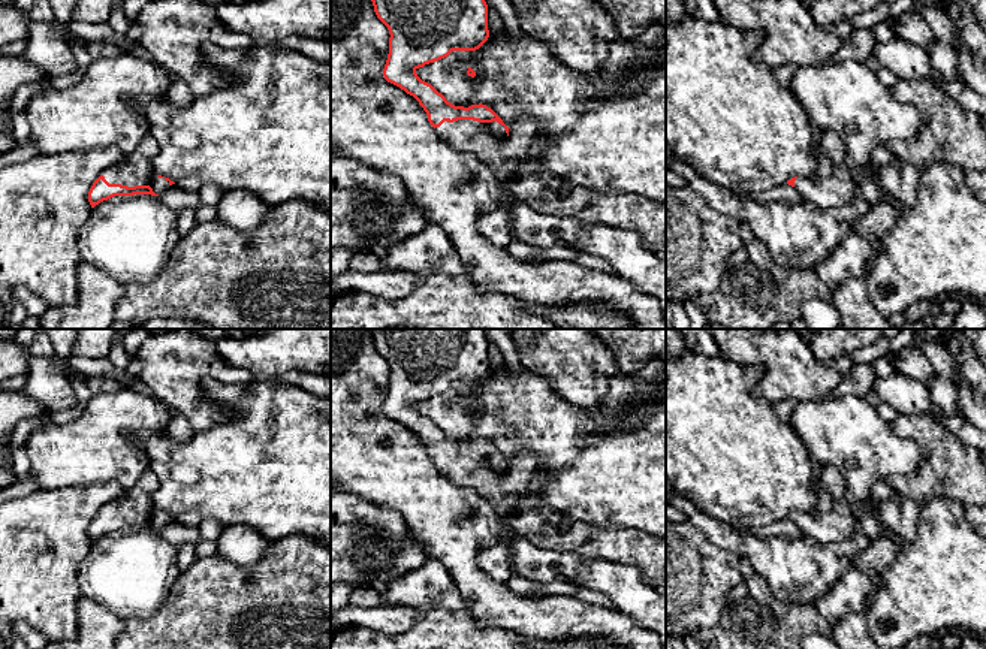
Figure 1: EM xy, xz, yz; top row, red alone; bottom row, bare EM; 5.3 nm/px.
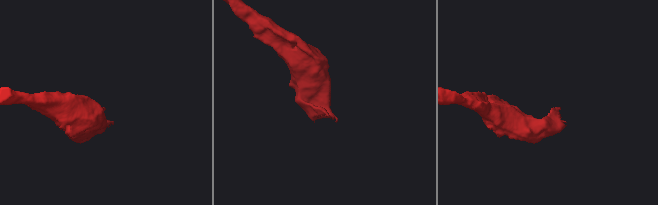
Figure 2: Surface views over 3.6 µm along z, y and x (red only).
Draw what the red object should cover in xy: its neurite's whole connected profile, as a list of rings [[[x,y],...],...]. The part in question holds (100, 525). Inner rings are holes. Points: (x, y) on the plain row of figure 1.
[[[151,470],[144,473],[145,479],[114,502],[108,502],[93,517],[88,526],[91,543],[114,531],[151,529],[159,531],[165,523],[175,519],[169,513],[157,510],[151,502],[151,492],[159,482]]]

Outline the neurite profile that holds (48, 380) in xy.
[[[30,356],[24,393],[39,401],[48,414],[76,407],[78,396],[72,387],[72,372],[57,357]]]

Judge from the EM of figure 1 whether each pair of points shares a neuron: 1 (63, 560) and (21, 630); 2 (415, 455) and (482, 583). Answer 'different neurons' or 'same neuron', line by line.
1: different neurons
2: same neuron

